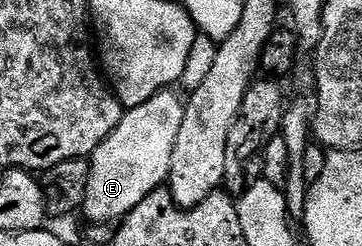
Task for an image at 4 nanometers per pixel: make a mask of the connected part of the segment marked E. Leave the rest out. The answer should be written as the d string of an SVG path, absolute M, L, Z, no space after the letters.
M175 92L154 94L152 98L145 100L145 104L127 110L121 124L117 124L117 128L113 128L111 135L91 153L89 184L85 188L85 200L81 211L82 217L88 218L88 223L118 223L126 214L133 212L133 208L137 208L137 204L141 204L145 196L149 196L167 182L173 160L173 144L177 144L177 132L181 132L185 105L182 97L179 99L177 95L171 93Z

